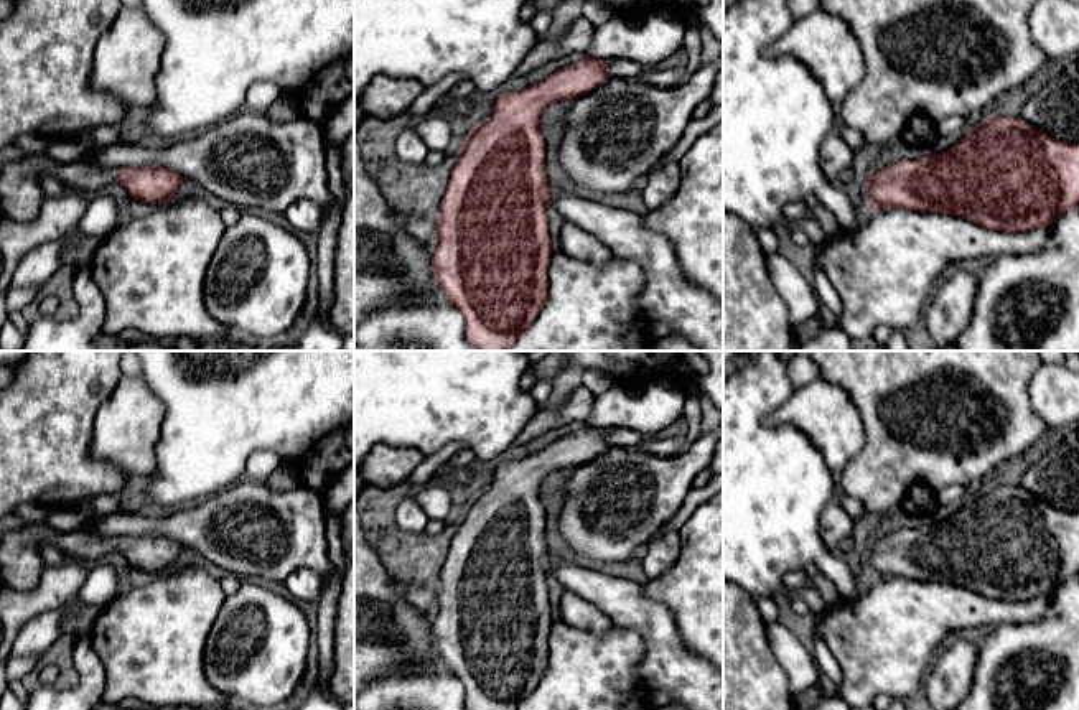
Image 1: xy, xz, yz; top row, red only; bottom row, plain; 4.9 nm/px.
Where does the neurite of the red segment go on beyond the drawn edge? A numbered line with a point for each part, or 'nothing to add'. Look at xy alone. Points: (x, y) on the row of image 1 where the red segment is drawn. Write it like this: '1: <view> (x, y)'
1: xy (22, 198)

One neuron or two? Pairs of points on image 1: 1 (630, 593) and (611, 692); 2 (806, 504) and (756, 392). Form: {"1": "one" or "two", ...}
{"1": "two", "2": "one"}

